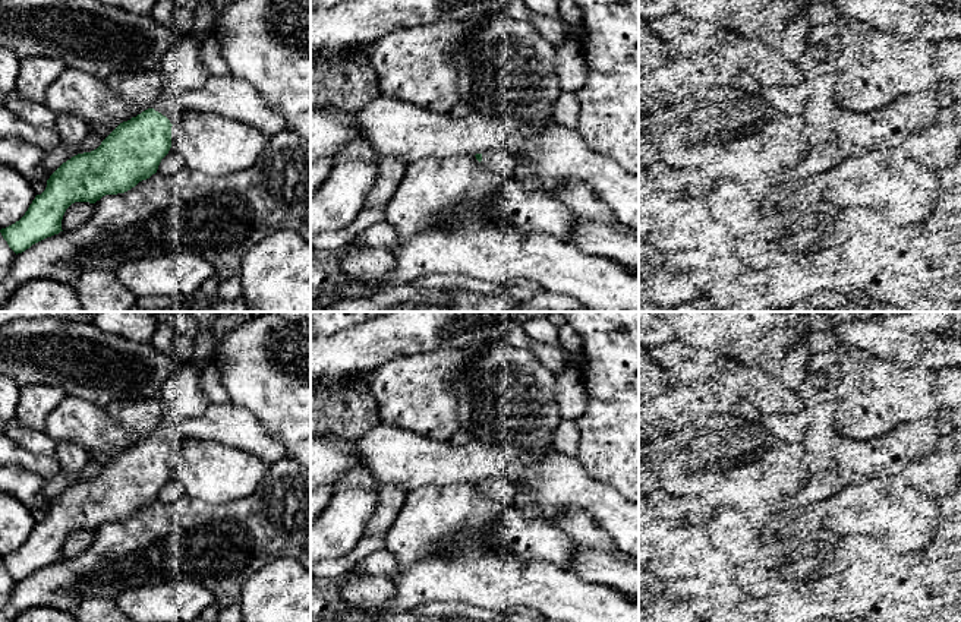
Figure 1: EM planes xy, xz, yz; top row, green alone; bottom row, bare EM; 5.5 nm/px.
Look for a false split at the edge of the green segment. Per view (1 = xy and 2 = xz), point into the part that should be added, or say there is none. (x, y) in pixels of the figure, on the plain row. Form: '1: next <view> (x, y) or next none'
1: next xy (182, 395)
2: next xz (500, 491)

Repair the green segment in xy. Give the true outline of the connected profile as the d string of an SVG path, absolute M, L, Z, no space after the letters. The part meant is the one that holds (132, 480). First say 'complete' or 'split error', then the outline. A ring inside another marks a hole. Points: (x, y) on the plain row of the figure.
split error; M182 364L160 389L164 414L154 433L136 445L120 451L103 470L91 479L63 490L47 508L47 515L37 522L25 543L0 561L9 575L18 582L32 572L59 562L66 537L75 530L95 531L105 522L125 521L139 509L157 501L161 487L171 476L171 454L185 441L182 421L201 416L209 405L201 388L201 373L190 364Z

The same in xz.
split error; M488 479L475 484L488 501L505 508L514 506L519 487L513 482L507 479Z

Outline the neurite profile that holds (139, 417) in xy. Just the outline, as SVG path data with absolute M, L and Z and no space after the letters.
M160 397L138 401L116 401L104 407L110 417L133 436L149 436L164 414Z

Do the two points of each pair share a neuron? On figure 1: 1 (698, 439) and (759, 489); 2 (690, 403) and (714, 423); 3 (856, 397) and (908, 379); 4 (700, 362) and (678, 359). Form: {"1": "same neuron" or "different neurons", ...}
{"1": "same neuron", "2": "different neurons", "3": "same neuron", "4": "same neuron"}

